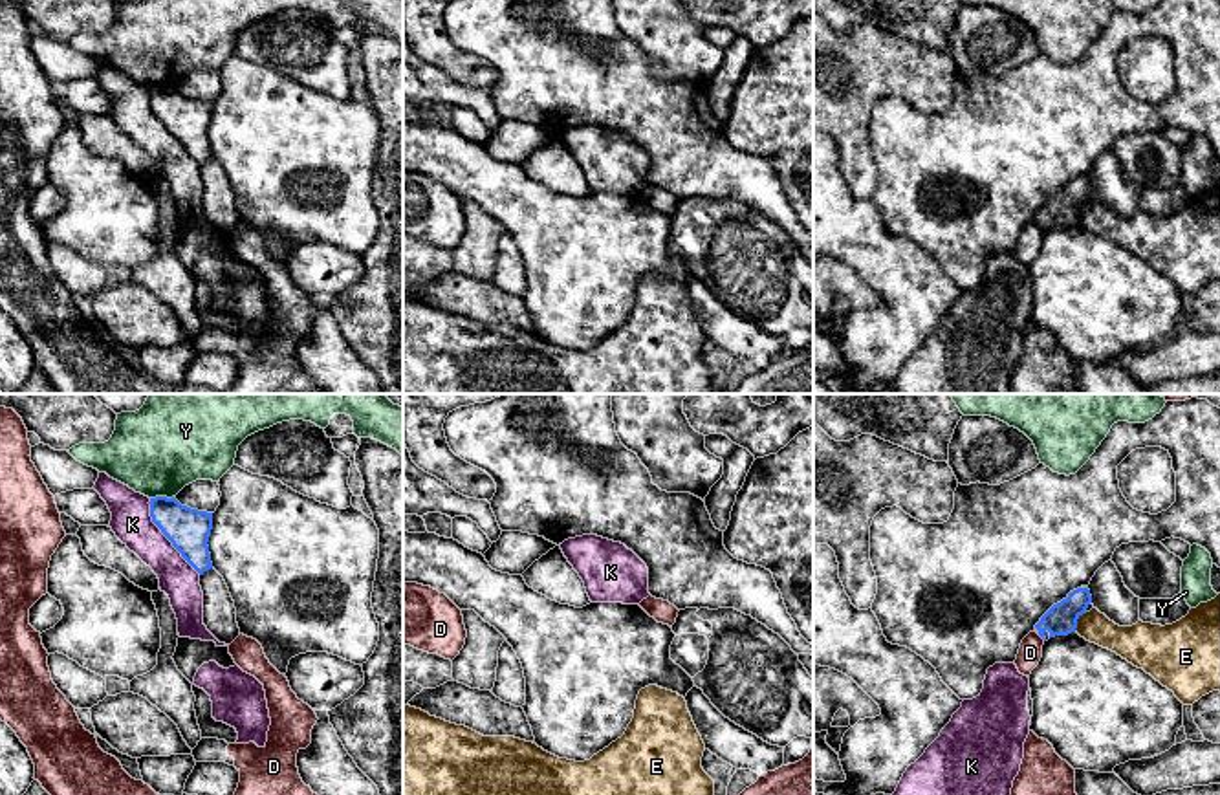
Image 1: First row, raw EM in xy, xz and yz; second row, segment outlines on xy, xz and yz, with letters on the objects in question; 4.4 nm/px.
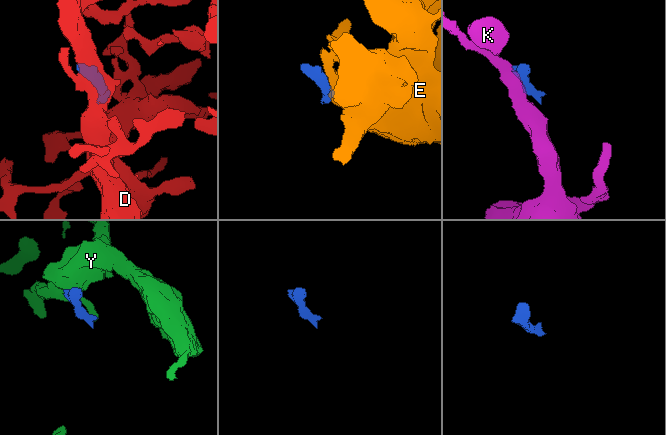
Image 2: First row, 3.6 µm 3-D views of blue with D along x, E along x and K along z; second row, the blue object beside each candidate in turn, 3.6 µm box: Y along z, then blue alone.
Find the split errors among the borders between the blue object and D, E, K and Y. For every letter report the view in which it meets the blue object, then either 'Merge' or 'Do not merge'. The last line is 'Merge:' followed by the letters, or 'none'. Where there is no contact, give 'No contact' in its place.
D: Touches blue in yz. Do not merge
E: Touches blue in yz. Do not merge
K: Touches blue in xy. Do not merge
Y: Touches blue in xy. Do not merge
Merge: none

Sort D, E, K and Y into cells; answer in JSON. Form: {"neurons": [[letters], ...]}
{"neurons": [["D"], ["E", "K"], ["Y"]]}

